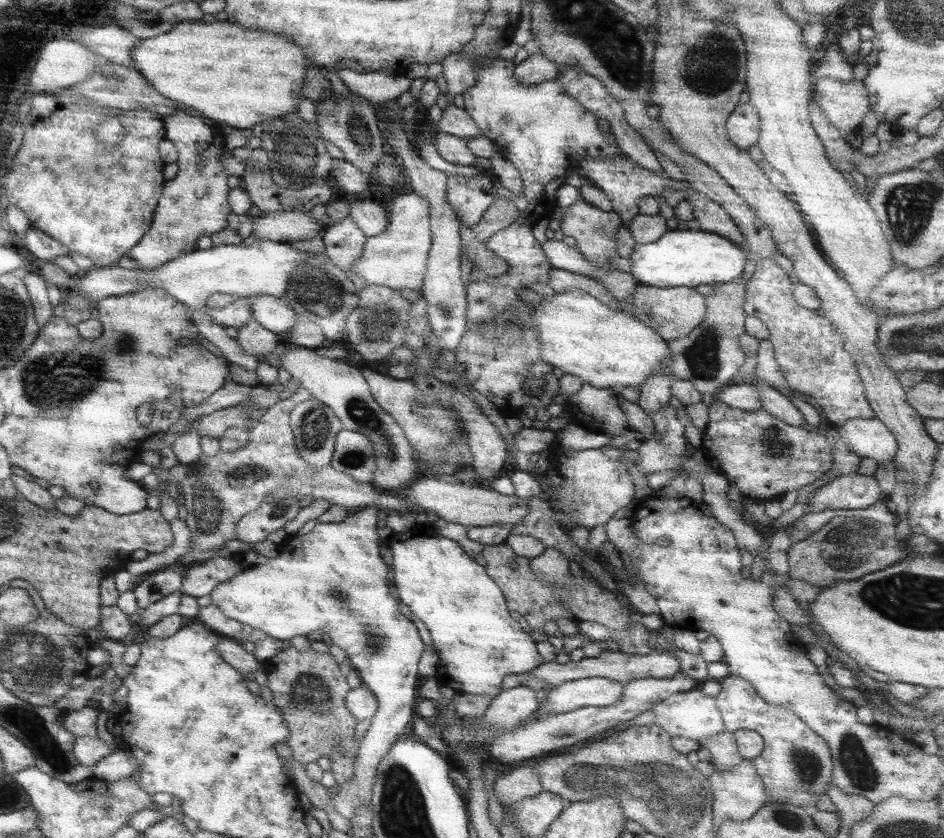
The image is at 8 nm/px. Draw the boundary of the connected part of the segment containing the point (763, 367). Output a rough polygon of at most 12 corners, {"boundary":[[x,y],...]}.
{"boundary":[[760,339],[753,374],[791,400],[794,391],[767,339]]}

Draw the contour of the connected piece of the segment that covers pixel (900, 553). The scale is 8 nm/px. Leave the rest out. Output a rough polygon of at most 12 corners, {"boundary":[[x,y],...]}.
{"boundary":[[832,518],[787,552],[808,586],[905,561],[895,524]]}

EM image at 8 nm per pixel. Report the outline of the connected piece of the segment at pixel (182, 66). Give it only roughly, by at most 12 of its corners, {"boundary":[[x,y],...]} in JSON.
{"boundary":[[227,20],[140,42],[162,96],[247,133],[297,113],[312,64]]}

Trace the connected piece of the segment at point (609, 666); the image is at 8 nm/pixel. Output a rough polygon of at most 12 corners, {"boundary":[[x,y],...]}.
{"boundary":[[604,650],[580,662],[546,662],[520,677],[553,687],[581,678],[623,685],[682,672],[666,650],[646,655]]}

